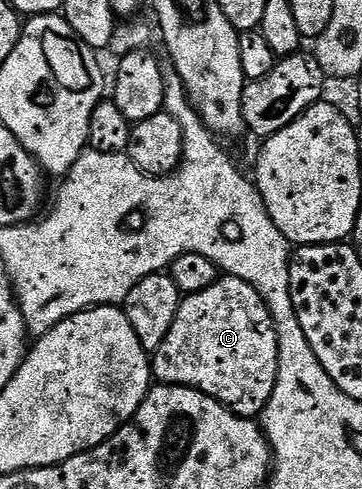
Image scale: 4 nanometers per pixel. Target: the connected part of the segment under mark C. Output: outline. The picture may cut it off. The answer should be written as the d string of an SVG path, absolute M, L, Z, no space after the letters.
M223 275L216 279L209 289L201 289L201 293L186 296L182 305L177 309L177 318L173 321L173 329L169 329L169 337L165 337L165 341L161 341L161 349L153 352L153 375L160 384L172 387L193 387L201 393L213 396L222 407L228 407L233 414L240 415L243 419L255 419L262 416L263 412L267 410L267 403L270 401L275 388L278 372L279 346L277 345L277 333L275 332L273 317L269 313L265 301L257 293L257 289L253 289L253 285L249 285L232 275Z

